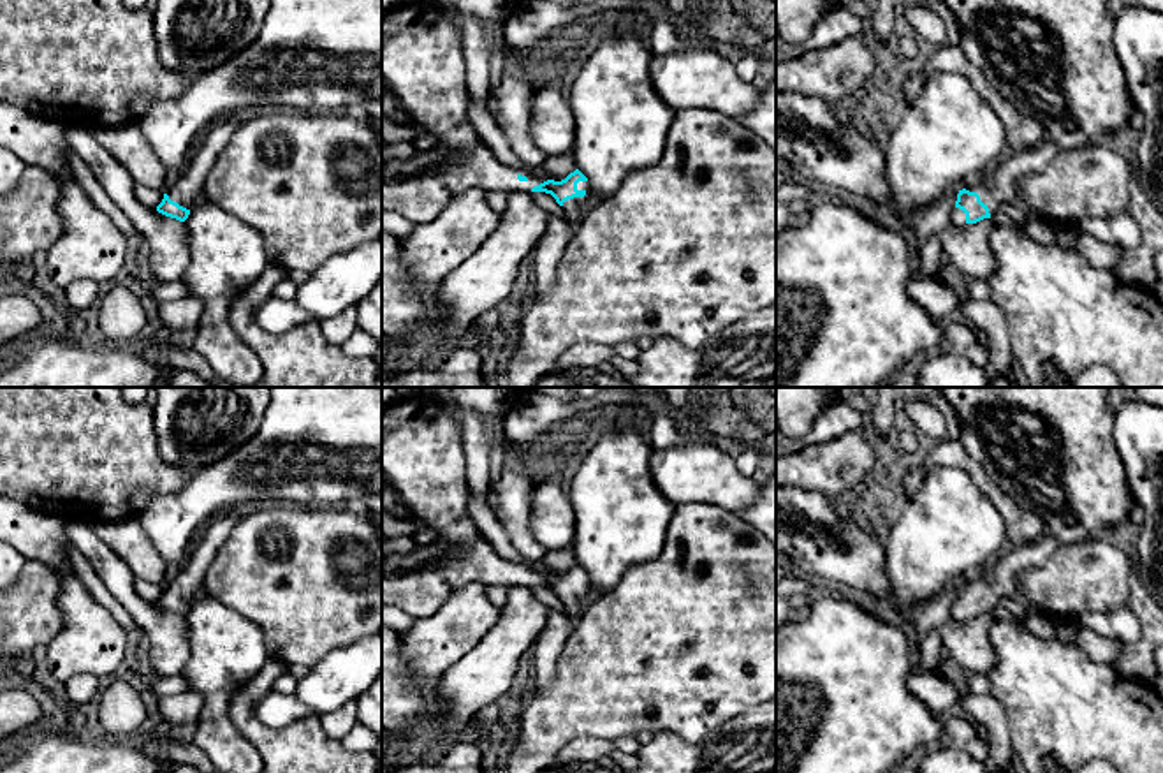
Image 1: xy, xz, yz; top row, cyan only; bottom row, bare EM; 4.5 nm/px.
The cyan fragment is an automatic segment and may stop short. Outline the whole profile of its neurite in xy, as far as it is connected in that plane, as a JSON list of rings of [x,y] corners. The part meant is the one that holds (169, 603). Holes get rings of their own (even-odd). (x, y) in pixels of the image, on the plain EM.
[[[229,509],[206,523],[199,544],[188,551],[185,562],[171,574],[162,597],[157,600],[158,607],[179,616],[188,613],[195,595],[202,590],[206,572],[215,555],[243,512],[243,509]]]

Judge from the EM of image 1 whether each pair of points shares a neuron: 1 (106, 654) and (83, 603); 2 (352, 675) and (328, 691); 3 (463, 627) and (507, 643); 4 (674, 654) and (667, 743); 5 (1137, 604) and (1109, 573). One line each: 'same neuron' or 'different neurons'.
1: same neuron
2: same neuron
3: different neurons
4: different neurons
5: different neurons

